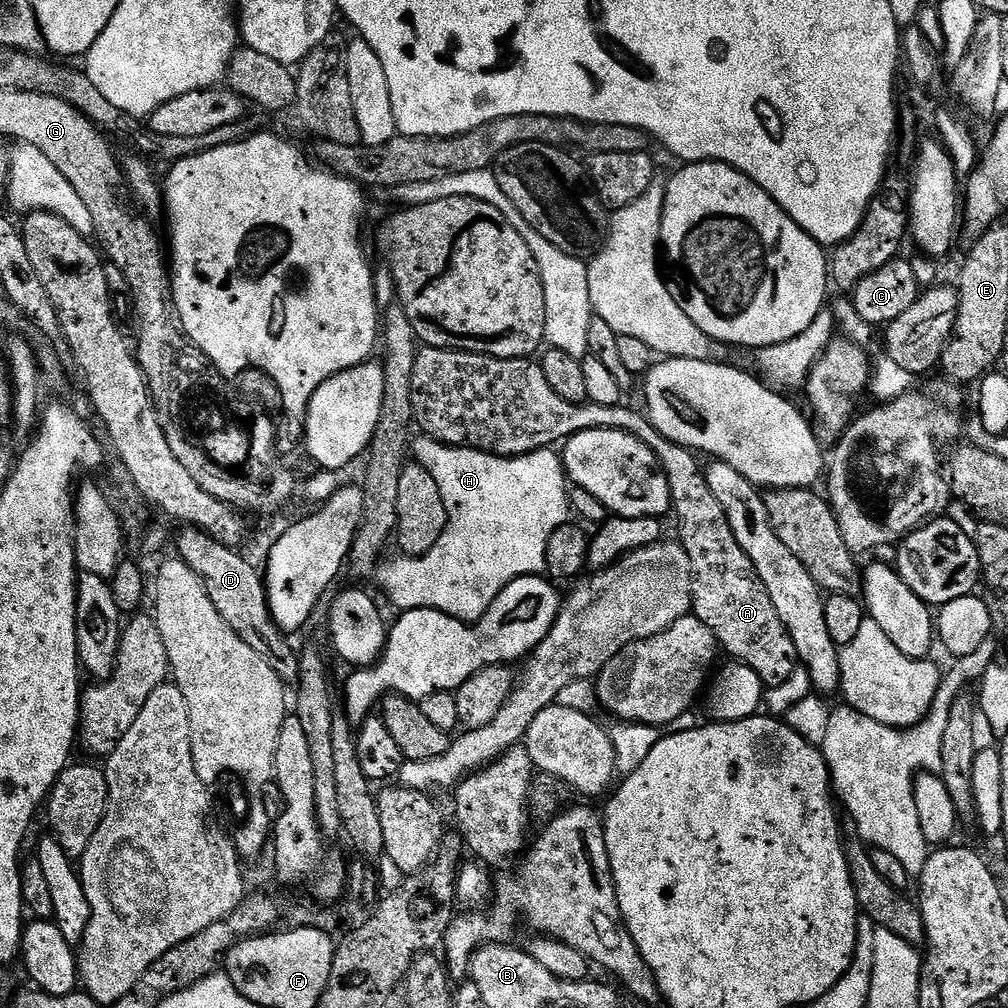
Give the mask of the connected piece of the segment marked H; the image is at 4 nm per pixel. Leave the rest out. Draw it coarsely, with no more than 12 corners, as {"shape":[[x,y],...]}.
{"shape":[[411,441],[447,524],[374,576],[396,610],[475,622],[569,523],[552,448]]}

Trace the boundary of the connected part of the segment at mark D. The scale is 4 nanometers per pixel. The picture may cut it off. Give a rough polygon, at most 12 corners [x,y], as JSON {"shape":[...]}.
{"shape":[[183,527],[177,557],[286,684],[300,661],[239,551]]}

